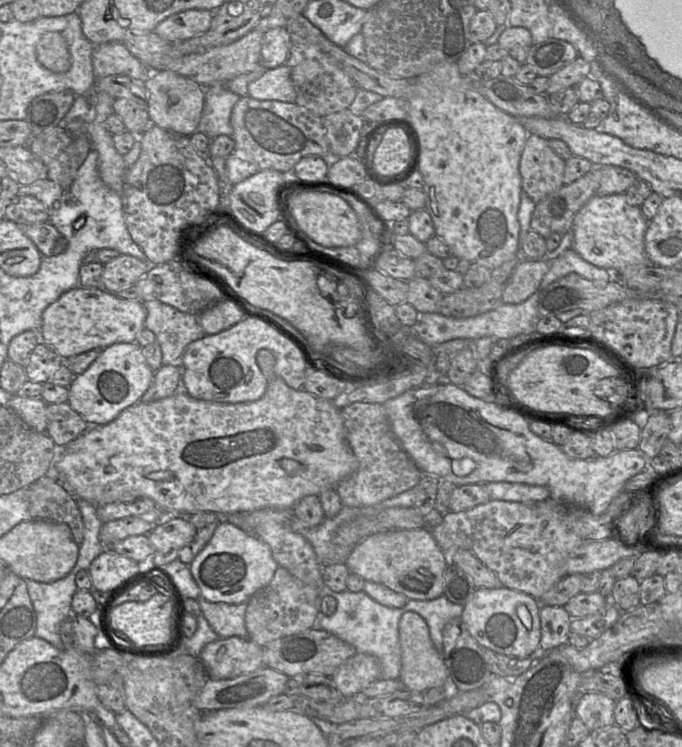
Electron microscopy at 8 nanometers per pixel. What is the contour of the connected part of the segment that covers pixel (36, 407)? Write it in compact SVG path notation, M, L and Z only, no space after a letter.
M19 395L11 396L6 404L30 429L41 433L45 433L47 429L47 405L41 397Z

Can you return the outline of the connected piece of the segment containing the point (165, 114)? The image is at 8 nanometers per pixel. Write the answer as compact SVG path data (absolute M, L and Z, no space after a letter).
M172 71L152 72L143 85L147 92L147 111L151 124L185 136L191 136L198 130L204 109L204 87Z

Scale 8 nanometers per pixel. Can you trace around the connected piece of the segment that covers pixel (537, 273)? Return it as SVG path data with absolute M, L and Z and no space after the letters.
M522 259L504 286L502 302L518 304L528 299L539 288L550 267L548 260Z

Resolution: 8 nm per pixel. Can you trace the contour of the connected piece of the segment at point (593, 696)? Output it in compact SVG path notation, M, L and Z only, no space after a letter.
M601 692L584 693L576 707L574 716L579 718L590 731L615 724L616 701Z

